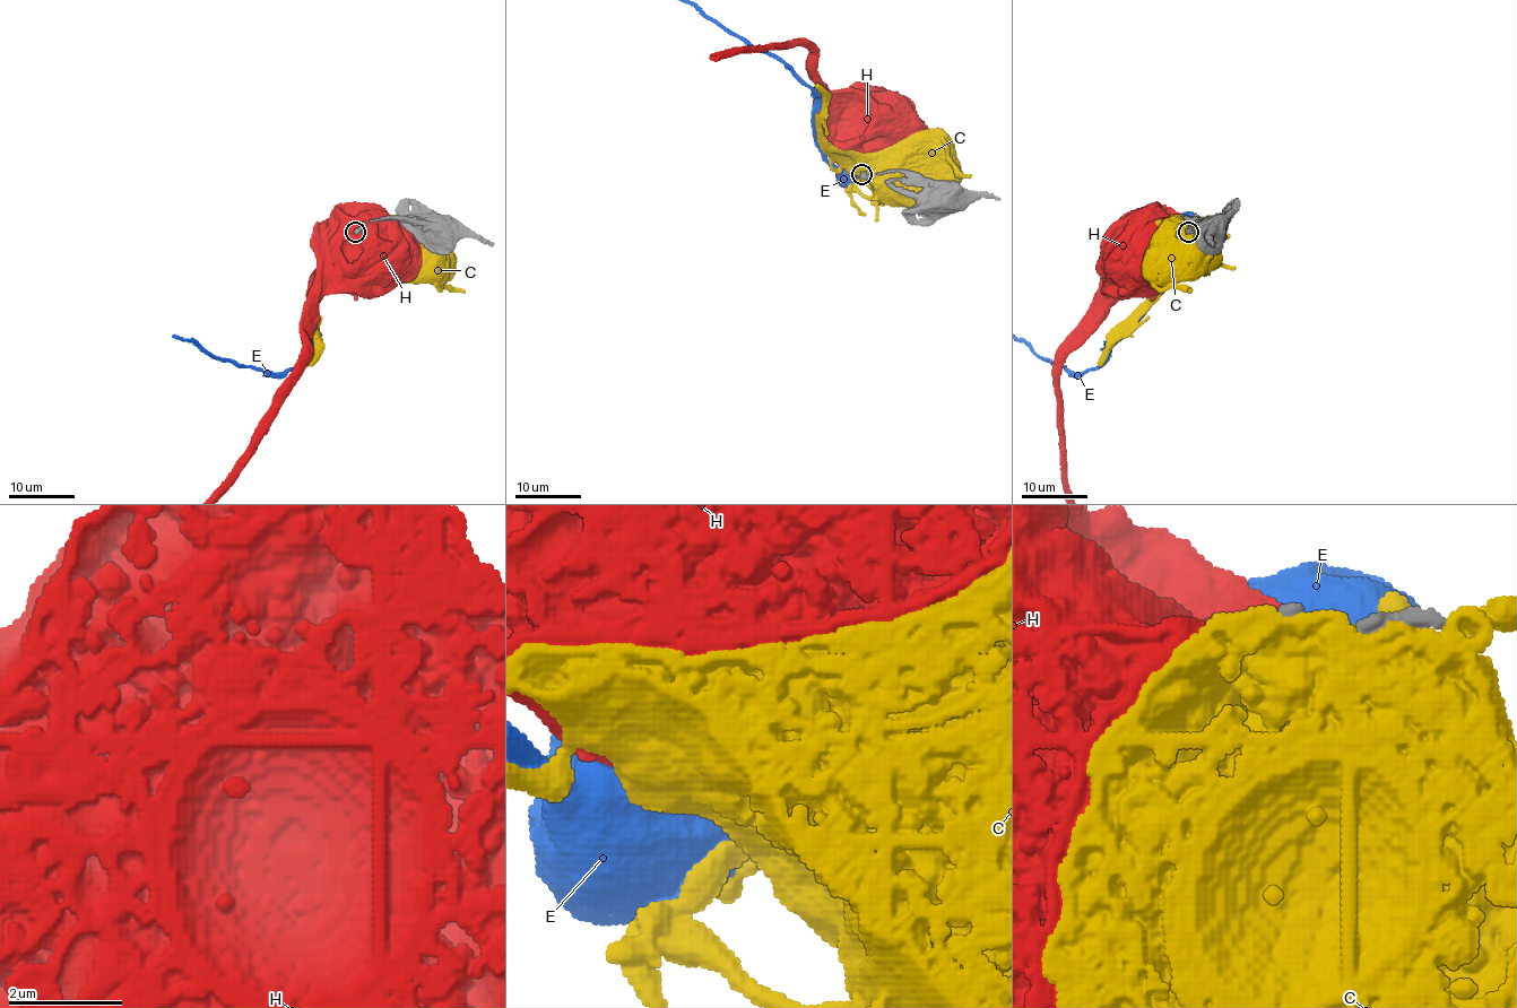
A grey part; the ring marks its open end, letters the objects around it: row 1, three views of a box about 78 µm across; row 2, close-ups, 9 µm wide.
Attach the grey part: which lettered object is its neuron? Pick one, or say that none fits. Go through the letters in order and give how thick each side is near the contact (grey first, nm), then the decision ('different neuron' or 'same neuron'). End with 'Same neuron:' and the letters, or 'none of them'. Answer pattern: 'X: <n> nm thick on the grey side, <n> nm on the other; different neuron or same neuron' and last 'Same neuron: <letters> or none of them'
C: 700 nm thick on the grey side, 900 nm on the other; different neuron
E: 550 nm thick on the grey side, 1000 nm on the other; different neuron
H: 550 nm thick on the grey side, 1000 nm on the other; different neuron
Same neuron: none of them

